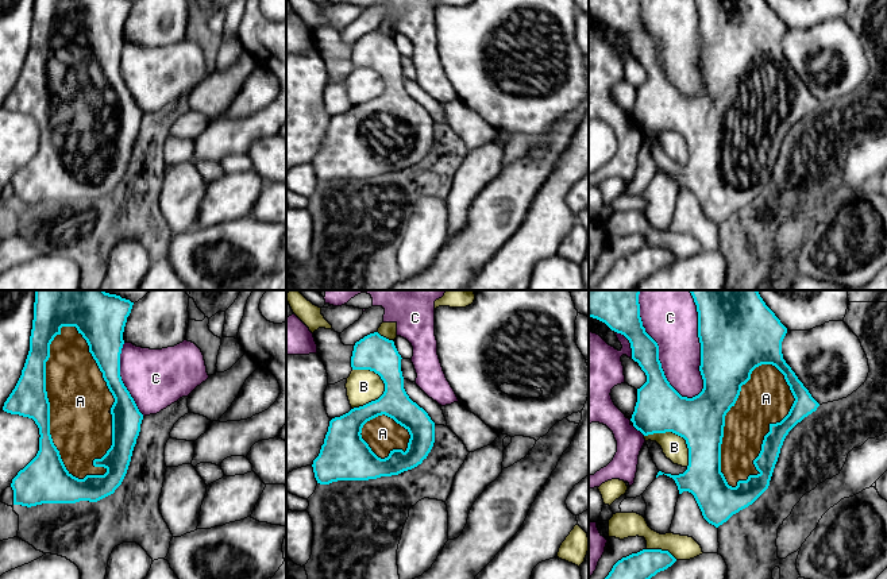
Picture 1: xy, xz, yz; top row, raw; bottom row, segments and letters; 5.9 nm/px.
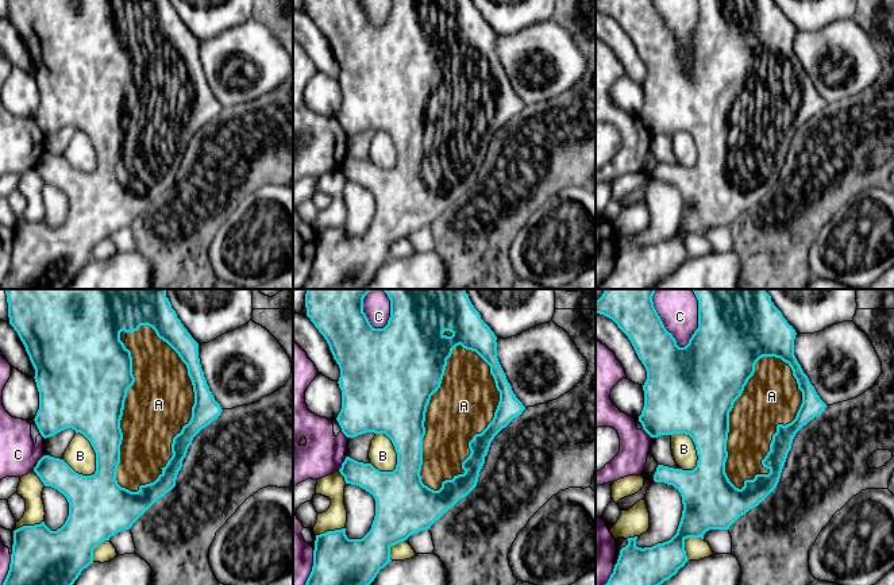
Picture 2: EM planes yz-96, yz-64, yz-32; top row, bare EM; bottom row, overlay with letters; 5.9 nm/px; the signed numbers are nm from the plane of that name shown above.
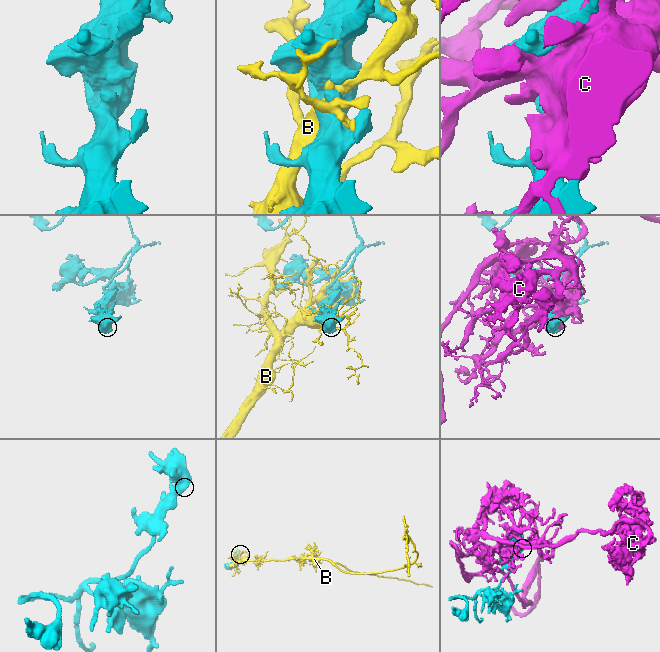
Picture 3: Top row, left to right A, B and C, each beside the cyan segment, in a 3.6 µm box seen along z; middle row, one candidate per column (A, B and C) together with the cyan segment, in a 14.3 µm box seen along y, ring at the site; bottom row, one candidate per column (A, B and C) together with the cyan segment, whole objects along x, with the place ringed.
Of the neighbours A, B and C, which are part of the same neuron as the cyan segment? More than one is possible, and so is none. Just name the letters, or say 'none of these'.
A

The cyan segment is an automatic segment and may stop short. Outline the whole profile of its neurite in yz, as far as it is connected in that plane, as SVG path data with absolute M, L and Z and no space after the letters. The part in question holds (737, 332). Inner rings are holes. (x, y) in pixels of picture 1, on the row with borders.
M589 290L589 317L605 323L612 331L629 340L632 359L647 375L647 382L637 389L637 402L630 421L644 436L672 432L686 440L687 470L679 475L664 475L675 480L679 494L691 493L703 518L718 528L733 514L752 505L768 489L786 436L798 422L815 412L819 404L783 359L782 341L787 328L765 305L757 290L689 292L698 312L699 371L703 379L702 391L693 398L682 397L664 375L659 360L659 346L643 327L640 290Z

